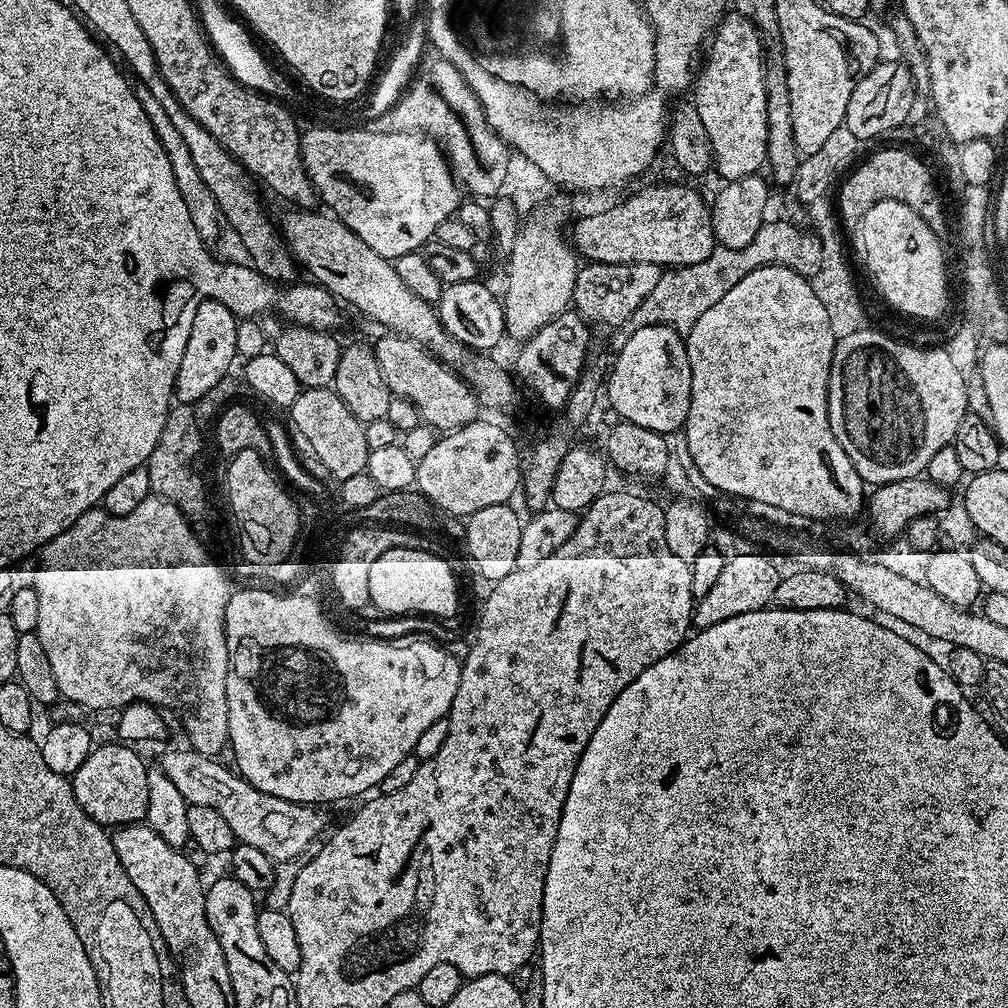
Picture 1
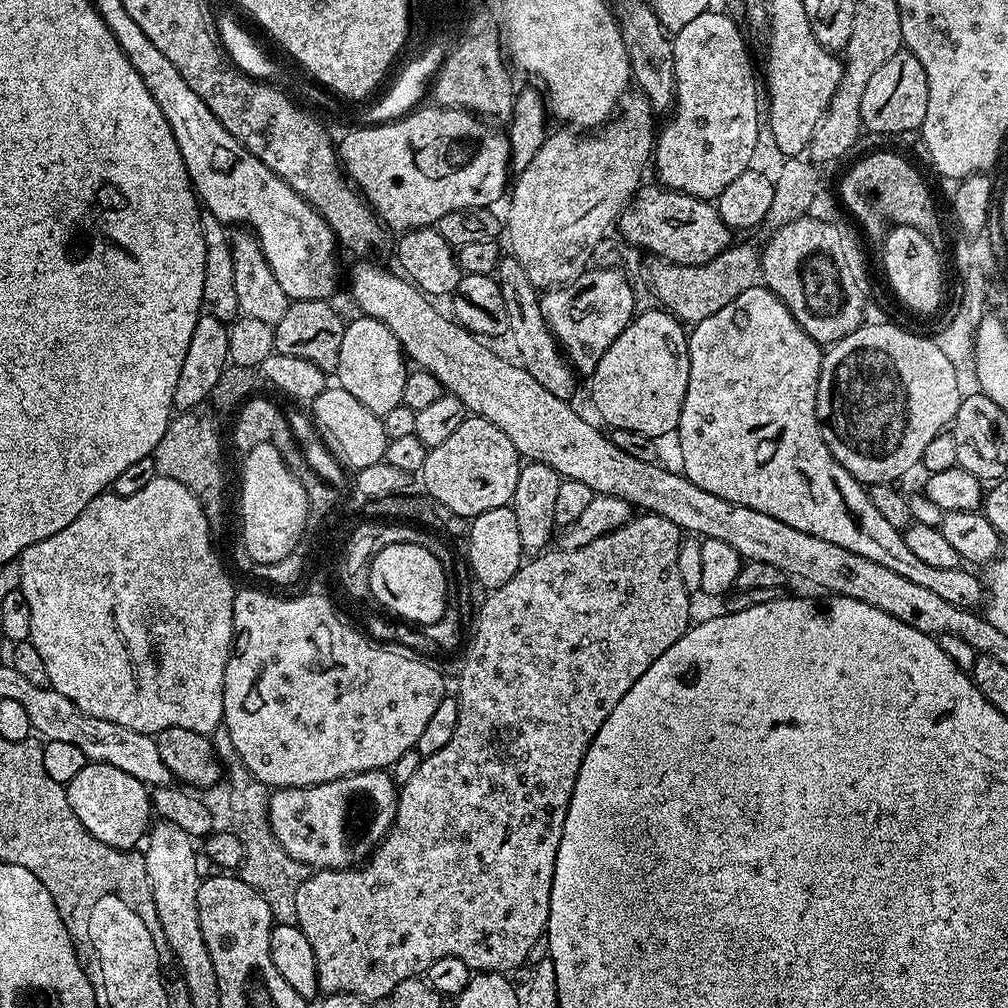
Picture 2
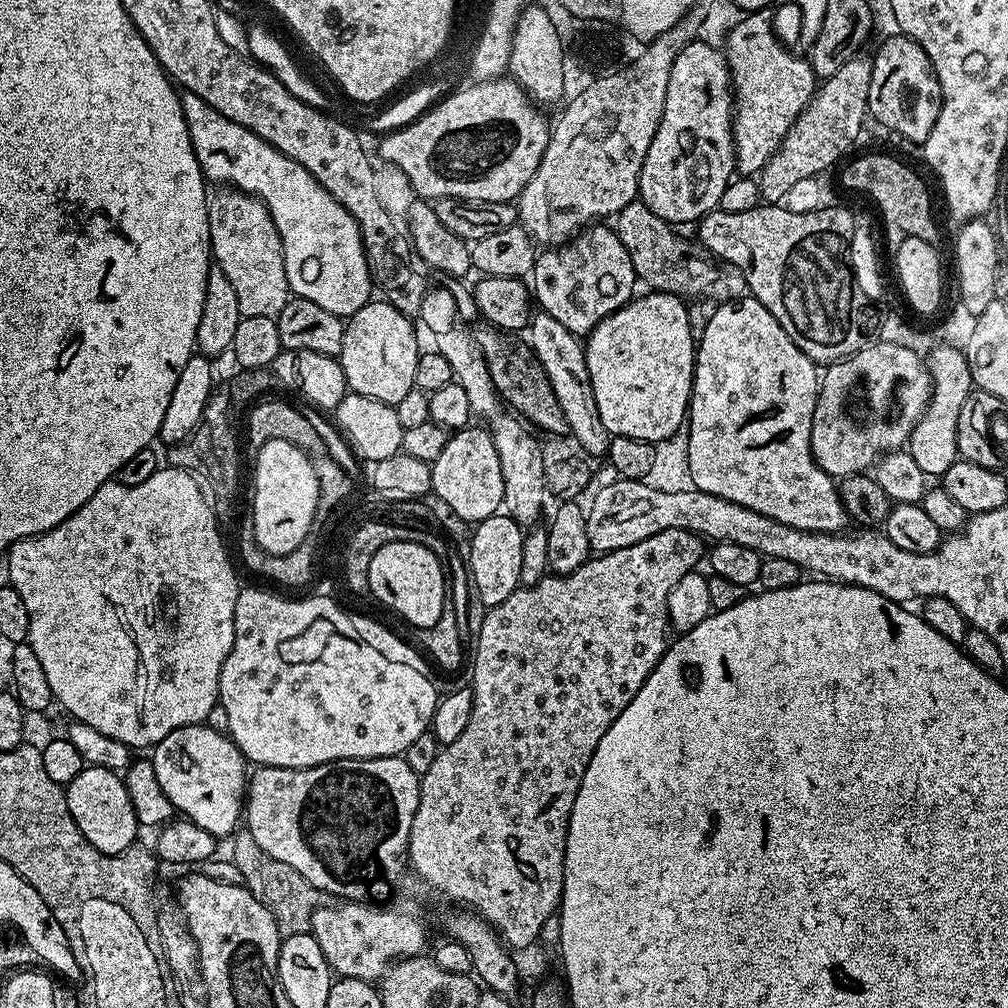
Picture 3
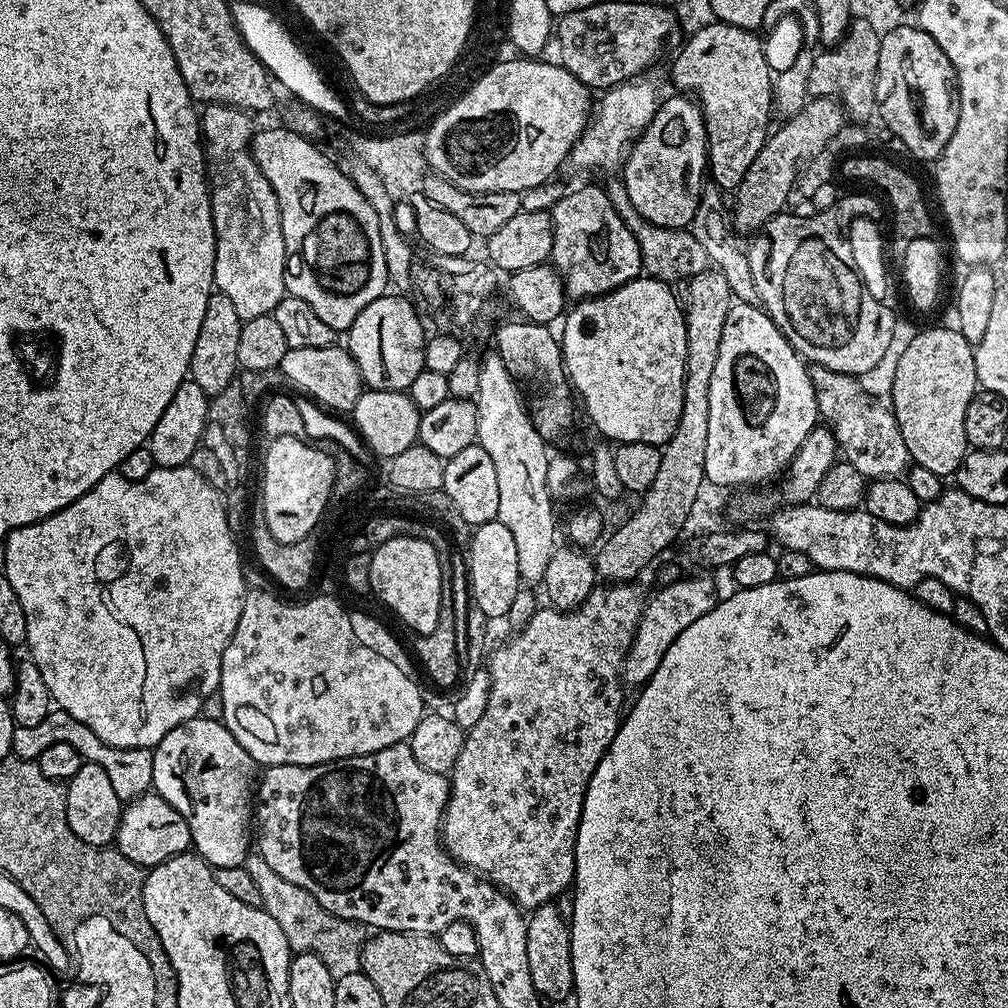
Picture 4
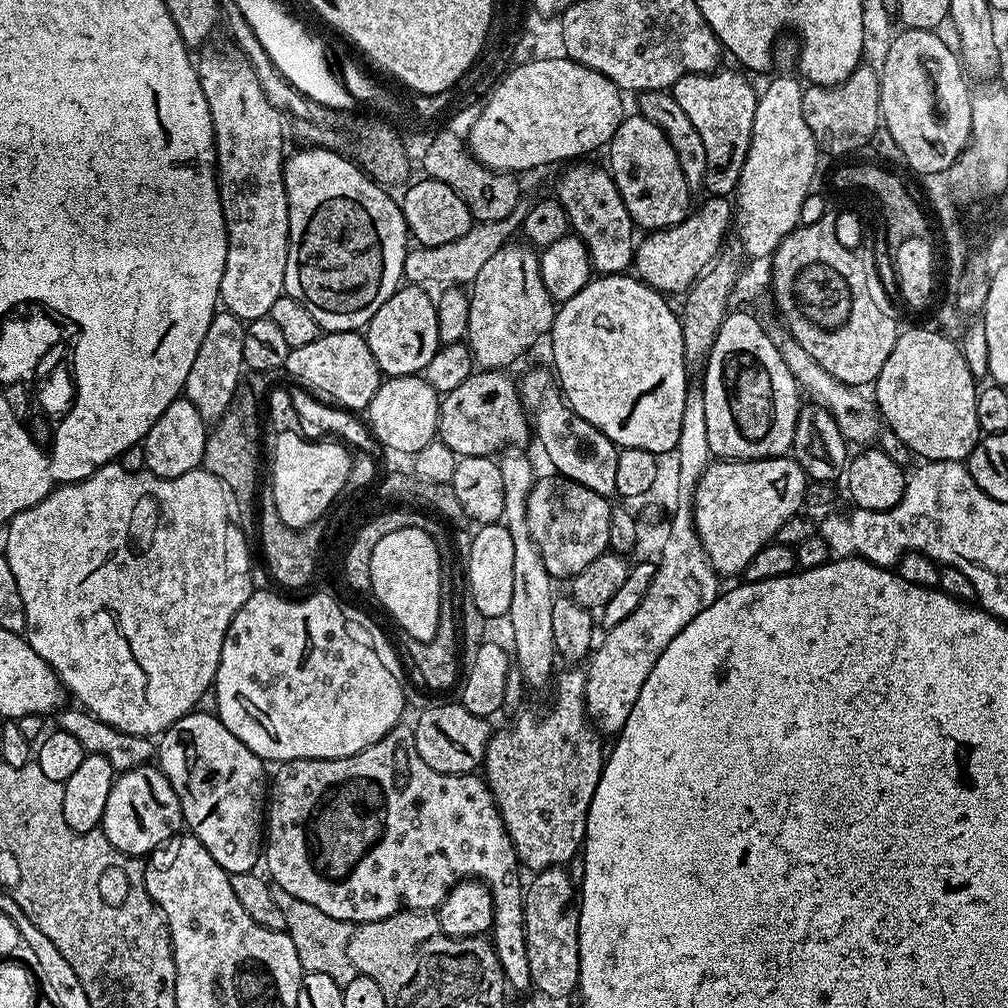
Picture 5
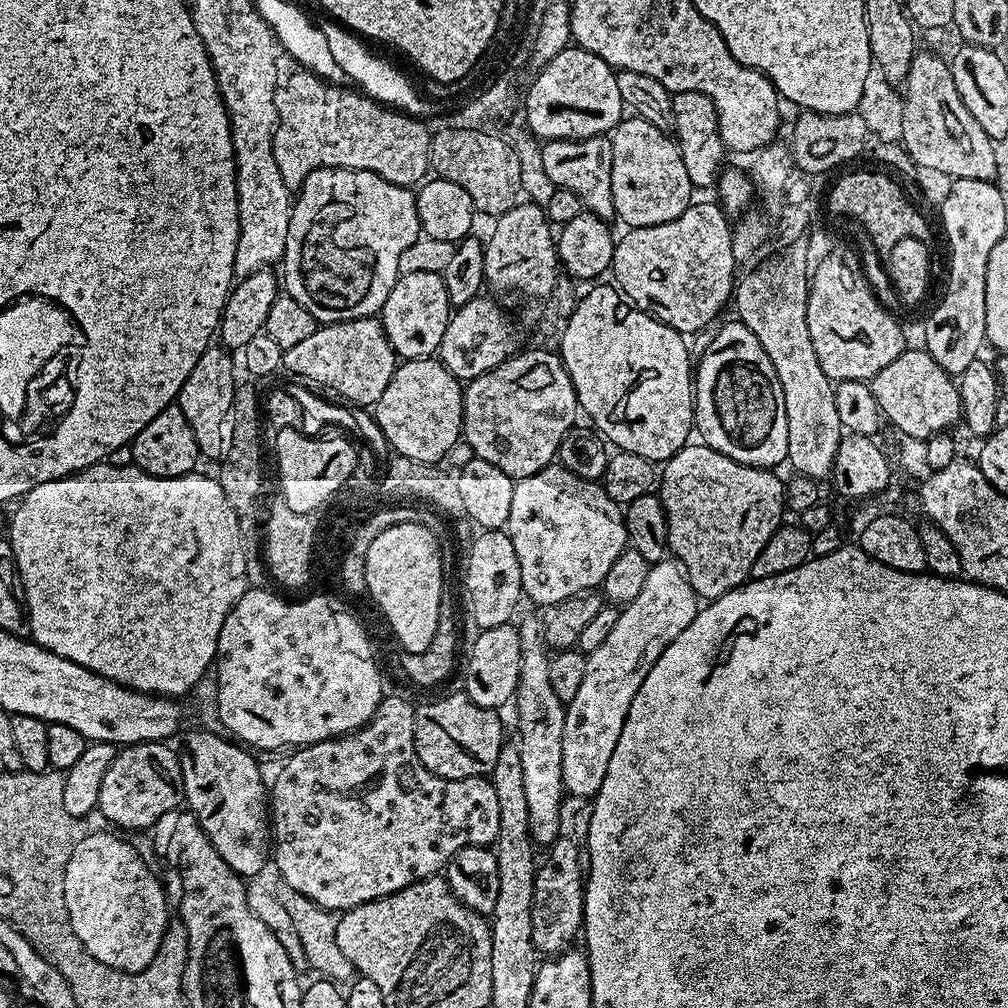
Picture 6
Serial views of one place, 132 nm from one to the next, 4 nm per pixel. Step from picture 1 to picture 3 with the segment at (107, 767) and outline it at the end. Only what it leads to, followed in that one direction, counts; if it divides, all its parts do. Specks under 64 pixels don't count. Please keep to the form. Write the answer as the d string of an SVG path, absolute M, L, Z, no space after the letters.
M85 766L66 786L70 814L82 830L86 842L107 856L119 856L137 843L136 815L130 806L130 794L126 790L121 773L111 772L108 768Z

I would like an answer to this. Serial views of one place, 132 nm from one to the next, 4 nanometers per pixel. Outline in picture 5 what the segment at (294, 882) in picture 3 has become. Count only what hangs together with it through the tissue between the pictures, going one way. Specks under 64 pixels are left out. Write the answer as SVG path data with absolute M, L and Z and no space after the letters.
M273 887L272 893L274 902L281 908L282 916L286 919L285 931L294 942L299 964L304 971L329 975L340 987L349 985L359 975L349 956L353 925L346 920L332 918L310 902L296 898L281 888Z

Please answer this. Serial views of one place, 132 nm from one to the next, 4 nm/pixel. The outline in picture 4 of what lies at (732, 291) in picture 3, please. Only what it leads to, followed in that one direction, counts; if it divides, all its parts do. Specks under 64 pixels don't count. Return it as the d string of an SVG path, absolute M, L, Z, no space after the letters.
M616 174L609 175L603 181L604 193L611 203L622 222L626 223L627 229L635 236L639 244L641 269L653 279L663 280L667 284L674 284L674 281L687 281L694 276L707 271L710 261L706 250L699 245L692 232L687 229L660 227L652 224L648 219L642 218L635 209L626 191L623 179Z

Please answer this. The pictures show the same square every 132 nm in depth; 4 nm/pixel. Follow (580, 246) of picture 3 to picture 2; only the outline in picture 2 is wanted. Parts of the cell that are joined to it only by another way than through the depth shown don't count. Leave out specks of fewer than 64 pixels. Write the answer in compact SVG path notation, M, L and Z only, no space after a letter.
M589 267L578 278L540 296L542 316L567 361L581 377L591 378L602 354L637 315L636 292L616 268Z

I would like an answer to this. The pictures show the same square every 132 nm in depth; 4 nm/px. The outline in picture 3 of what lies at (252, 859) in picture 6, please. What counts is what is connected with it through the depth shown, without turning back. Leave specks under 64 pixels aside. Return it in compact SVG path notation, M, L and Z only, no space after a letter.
M205 724L179 727L153 747L150 759L158 784L183 817L201 826L211 836L223 838L234 834L244 810L248 762L231 737Z

